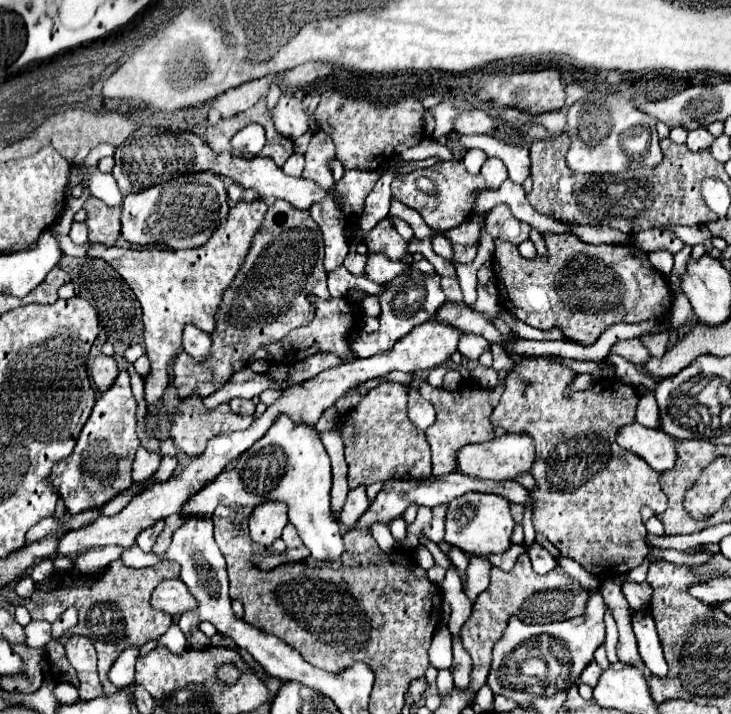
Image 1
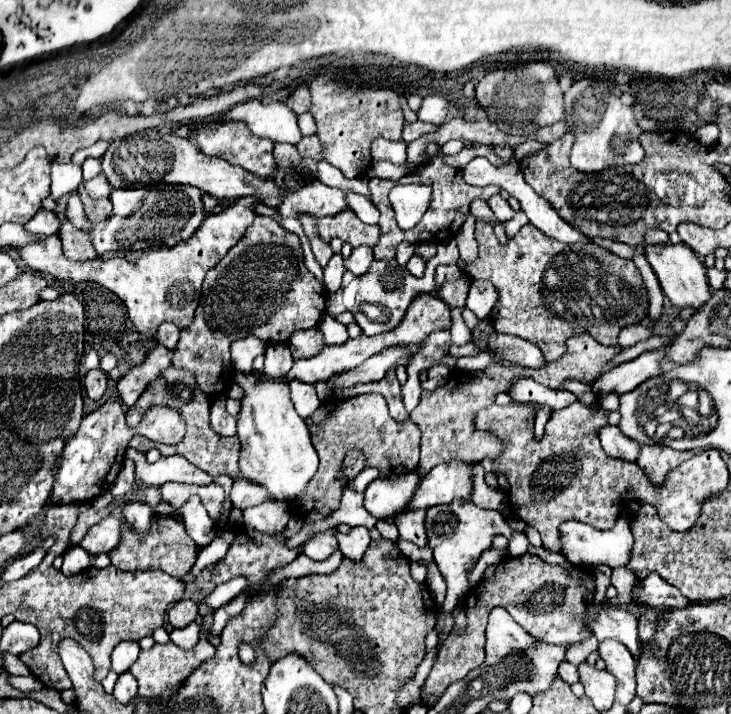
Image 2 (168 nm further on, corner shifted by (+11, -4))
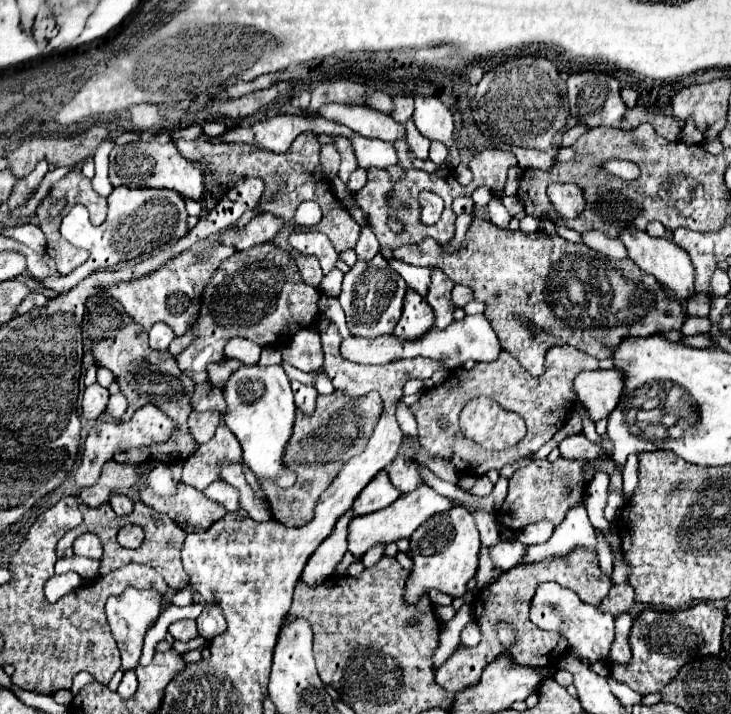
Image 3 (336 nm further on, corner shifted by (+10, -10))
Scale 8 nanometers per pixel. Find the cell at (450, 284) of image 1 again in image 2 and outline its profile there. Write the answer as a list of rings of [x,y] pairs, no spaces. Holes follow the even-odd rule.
[[[457,278],[453,282],[445,282],[441,288],[441,298],[445,300],[445,304],[453,306],[465,306],[467,300],[467,292],[469,292],[469,284],[465,278]]]

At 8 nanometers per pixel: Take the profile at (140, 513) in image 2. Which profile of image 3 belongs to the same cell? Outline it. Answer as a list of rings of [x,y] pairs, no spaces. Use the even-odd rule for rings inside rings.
[[[112,496],[112,498],[110,498],[110,506],[114,508],[114,512],[116,512],[118,516],[132,514],[132,510],[134,510],[134,502],[132,502],[130,498],[126,498],[126,496]]]

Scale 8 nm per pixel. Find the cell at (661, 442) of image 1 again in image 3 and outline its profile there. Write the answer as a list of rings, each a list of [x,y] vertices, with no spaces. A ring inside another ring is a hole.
[[[574,434],[574,436],[564,438],[558,448],[560,448],[560,454],[564,458],[570,458],[570,460],[598,458],[602,454],[612,456],[612,450],[614,450],[608,436],[604,436],[600,442],[590,442],[584,434]]]

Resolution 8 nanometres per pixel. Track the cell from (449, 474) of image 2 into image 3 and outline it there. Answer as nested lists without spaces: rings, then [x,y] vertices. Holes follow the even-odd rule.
[[[422,484],[418,486],[416,490],[408,492],[408,494],[402,494],[392,506],[384,508],[384,510],[378,510],[374,514],[366,514],[366,516],[356,516],[352,518],[350,522],[350,534],[348,534],[348,550],[356,556],[364,554],[368,548],[372,548],[374,544],[382,542],[382,544],[388,544],[388,542],[396,542],[400,538],[410,538],[412,532],[426,520],[430,518],[432,514],[436,512],[444,512],[444,510],[450,510],[454,506],[454,500],[448,498],[448,496],[442,496],[442,494],[436,494],[434,488]]]

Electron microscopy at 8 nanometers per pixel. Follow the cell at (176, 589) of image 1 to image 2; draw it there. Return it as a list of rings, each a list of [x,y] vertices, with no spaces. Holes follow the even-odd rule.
[[[179,600],[171,610],[169,610],[169,622],[173,628],[185,628],[197,618],[197,602],[191,600]]]

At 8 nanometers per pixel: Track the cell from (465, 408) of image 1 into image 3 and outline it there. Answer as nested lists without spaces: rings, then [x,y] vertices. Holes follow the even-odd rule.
[[[554,346],[546,354],[546,372],[540,378],[530,376],[518,360],[502,350],[502,354],[494,362],[478,362],[472,370],[466,368],[456,368],[450,372],[444,384],[432,386],[424,392],[424,396],[410,406],[410,410],[416,416],[418,422],[418,440],[420,446],[430,454],[444,458],[456,466],[460,474],[470,474],[470,476],[482,476],[490,468],[500,470],[502,466],[516,462],[524,458],[530,452],[540,450],[564,424],[568,414],[574,410],[576,404],[576,394],[574,394],[574,378],[584,372],[584,370],[598,370],[598,360],[580,352],[574,346]],[[474,396],[486,396],[494,402],[498,402],[506,410],[514,410],[526,420],[528,434],[512,446],[512,450],[502,450],[502,452],[488,452],[480,444],[468,440],[460,426],[458,426],[458,416],[466,402],[470,402]],[[446,418],[448,426],[442,428],[438,422]]]

